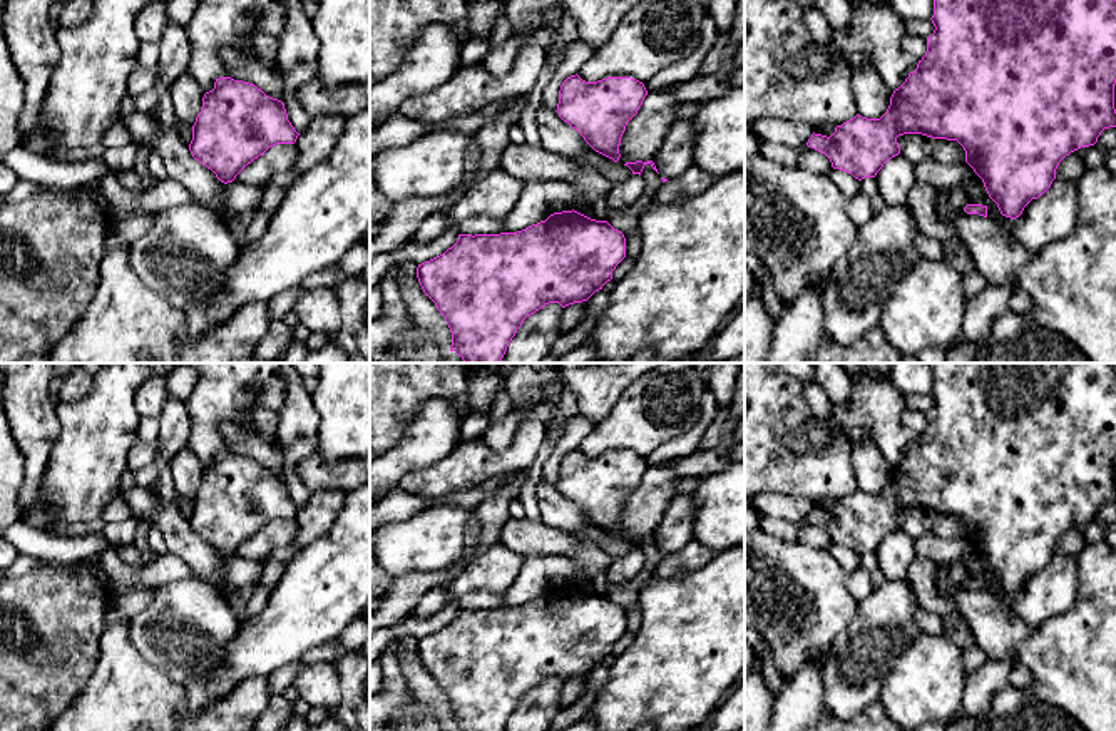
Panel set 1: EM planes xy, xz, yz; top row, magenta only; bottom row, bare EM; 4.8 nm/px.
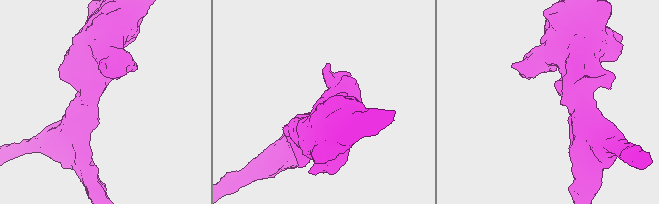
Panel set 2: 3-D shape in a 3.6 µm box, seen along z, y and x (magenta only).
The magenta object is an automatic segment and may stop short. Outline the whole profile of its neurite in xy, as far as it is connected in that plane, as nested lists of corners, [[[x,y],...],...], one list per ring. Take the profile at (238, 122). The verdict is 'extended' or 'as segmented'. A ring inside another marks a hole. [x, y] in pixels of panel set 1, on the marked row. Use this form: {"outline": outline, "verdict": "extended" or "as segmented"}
{"outline": [[[219,77],[202,97],[189,151],[228,184],[276,144],[294,144],[298,132],[284,104],[254,84]]], "verdict": "as segmented"}

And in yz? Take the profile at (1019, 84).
{"outline": [[[934,0],[930,20],[935,30],[927,37],[927,52],[893,90],[887,112],[880,119],[857,114],[830,137],[813,132],[806,146],[825,154],[833,169],[862,181],[900,154],[898,135],[957,141],[1001,214],[1016,219],[1051,187],[1066,156],[1094,146],[1104,129],[1116,127],[1116,0]]], "verdict": "as segmented"}

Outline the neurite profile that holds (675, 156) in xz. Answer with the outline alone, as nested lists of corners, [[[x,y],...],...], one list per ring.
[[[693,119],[676,120],[653,157],[653,162],[661,177],[676,179],[693,166],[693,152]]]

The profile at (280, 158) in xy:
[[[276,144],[248,164],[234,181],[263,187],[274,174],[293,169],[296,156],[296,144]]]

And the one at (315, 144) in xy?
[[[318,115],[310,119],[310,125],[296,139],[298,156],[293,169],[298,174],[306,172],[326,159],[343,134],[346,117]]]

